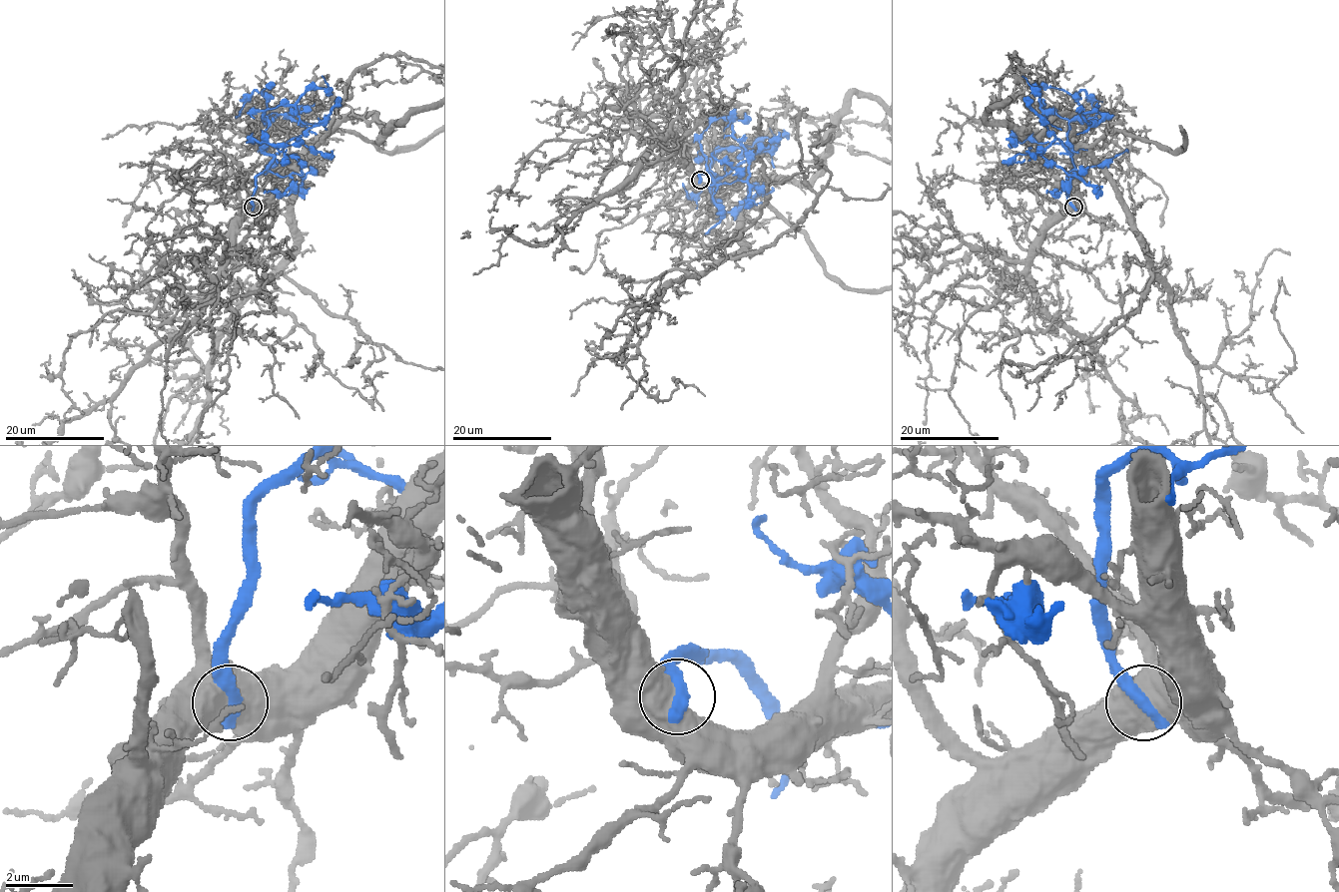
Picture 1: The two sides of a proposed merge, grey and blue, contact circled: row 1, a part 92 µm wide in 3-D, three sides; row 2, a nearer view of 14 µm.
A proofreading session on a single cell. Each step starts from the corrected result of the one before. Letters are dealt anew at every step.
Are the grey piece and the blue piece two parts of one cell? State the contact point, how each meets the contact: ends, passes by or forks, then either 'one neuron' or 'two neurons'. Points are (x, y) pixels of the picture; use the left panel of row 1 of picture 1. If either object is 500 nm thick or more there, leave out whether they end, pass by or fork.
(253, 207) | two neurons

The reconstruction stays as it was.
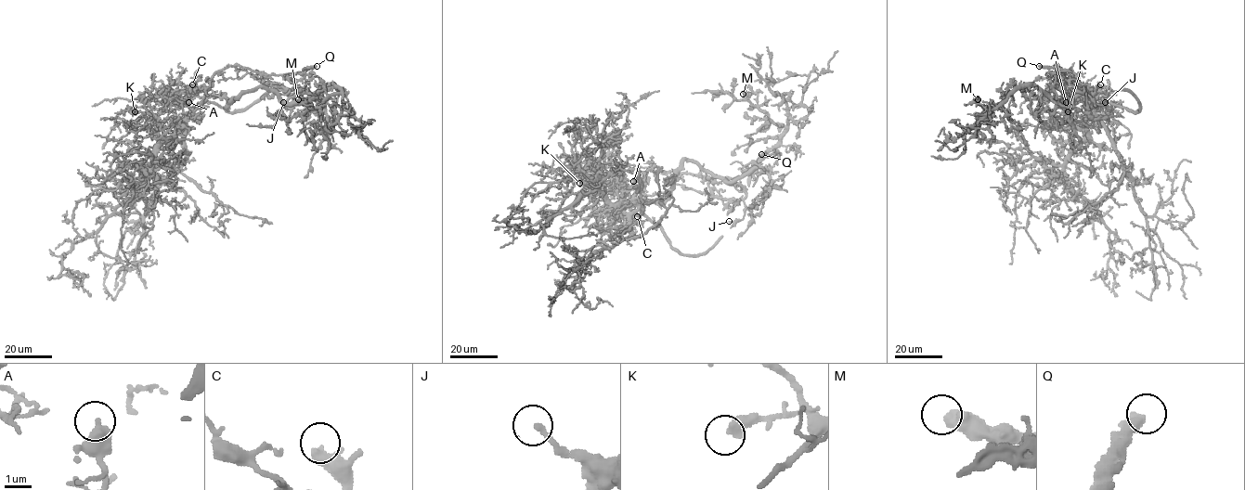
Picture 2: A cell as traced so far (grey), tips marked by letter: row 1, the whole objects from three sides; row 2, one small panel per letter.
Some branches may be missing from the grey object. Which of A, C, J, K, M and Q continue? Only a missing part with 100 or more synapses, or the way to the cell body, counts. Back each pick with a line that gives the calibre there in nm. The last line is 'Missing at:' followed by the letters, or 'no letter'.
Q: calibre 480 nm
Missing at: Q

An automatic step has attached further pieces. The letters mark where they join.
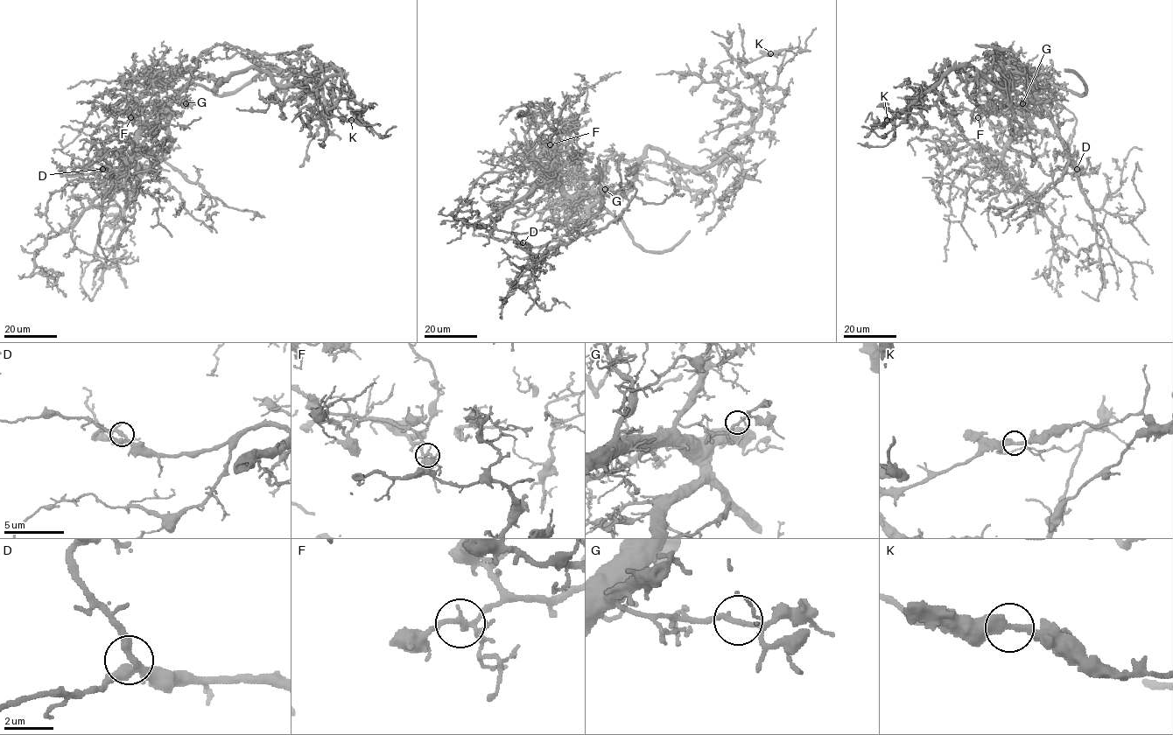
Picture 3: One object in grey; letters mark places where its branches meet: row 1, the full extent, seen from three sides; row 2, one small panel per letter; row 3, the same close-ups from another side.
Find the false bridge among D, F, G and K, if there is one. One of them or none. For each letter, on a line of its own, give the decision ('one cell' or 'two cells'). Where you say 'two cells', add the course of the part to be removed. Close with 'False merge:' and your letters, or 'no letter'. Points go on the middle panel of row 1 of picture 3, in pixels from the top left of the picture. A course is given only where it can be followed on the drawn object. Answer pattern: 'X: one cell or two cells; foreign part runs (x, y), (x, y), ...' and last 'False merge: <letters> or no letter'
D: one cell
F: two cells; foreign part runs (550, 144), (541, 142), (527, 187), (508, 200), (488, 231), (491, 228), (488, 226)
G: one cell
K: one cell
False merge: F

